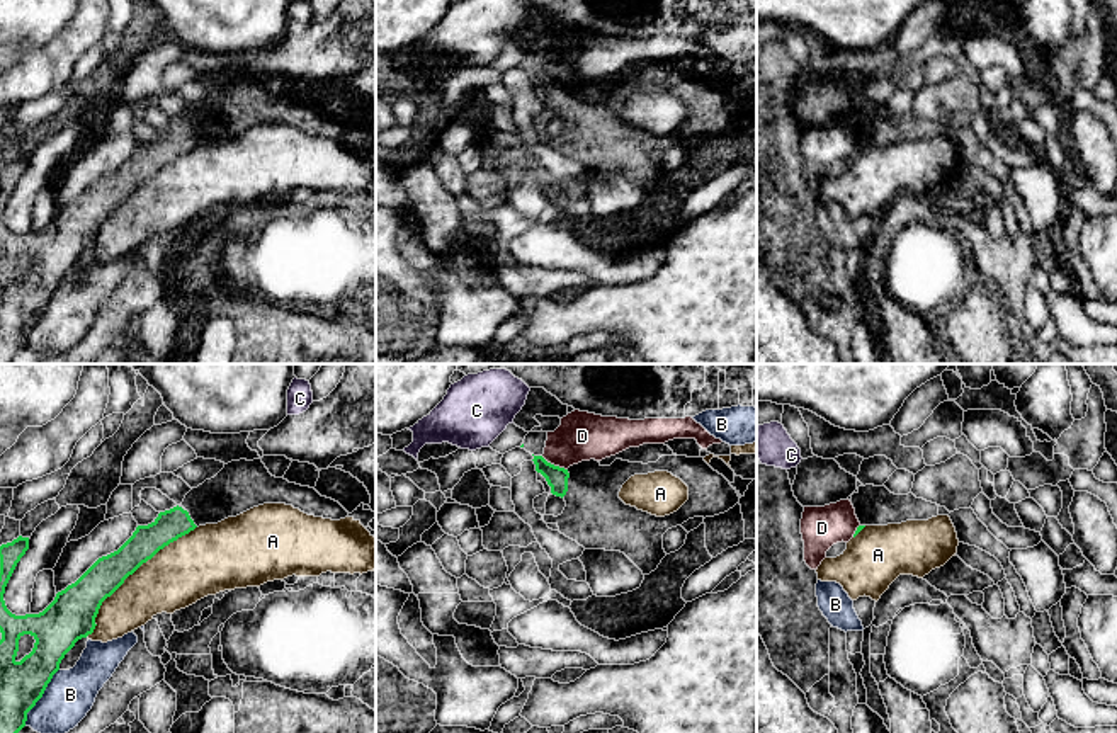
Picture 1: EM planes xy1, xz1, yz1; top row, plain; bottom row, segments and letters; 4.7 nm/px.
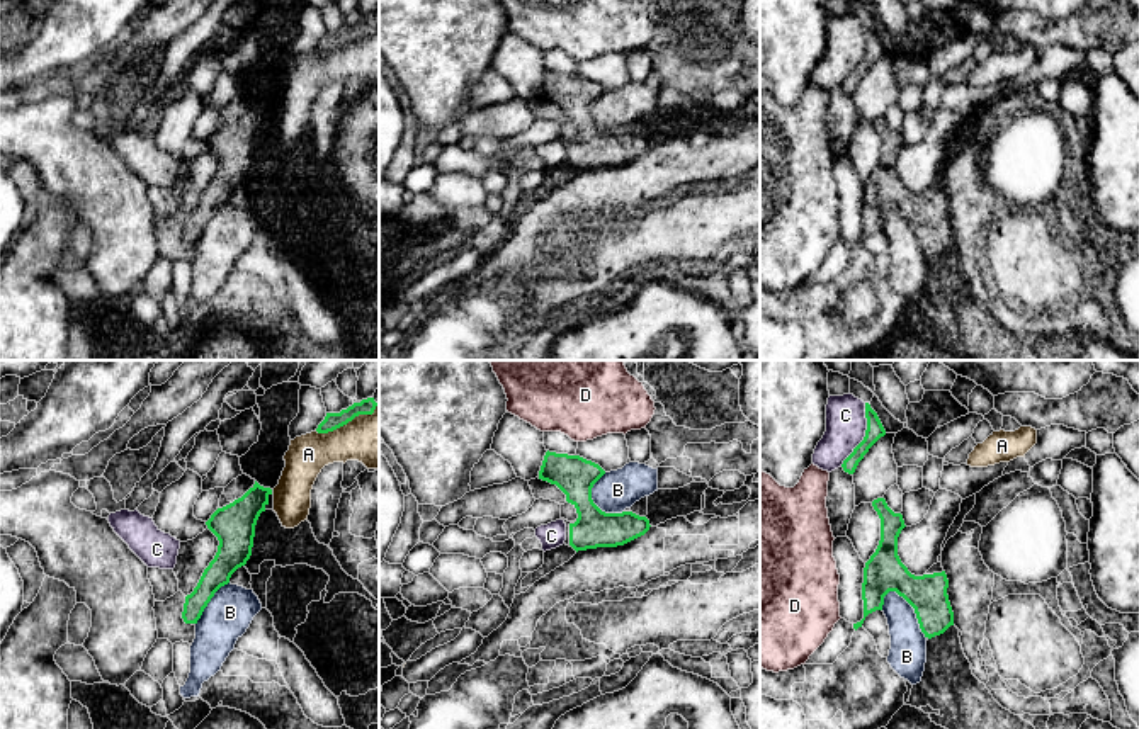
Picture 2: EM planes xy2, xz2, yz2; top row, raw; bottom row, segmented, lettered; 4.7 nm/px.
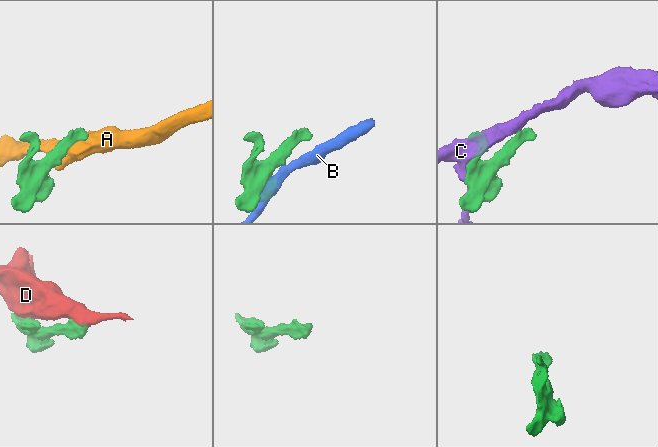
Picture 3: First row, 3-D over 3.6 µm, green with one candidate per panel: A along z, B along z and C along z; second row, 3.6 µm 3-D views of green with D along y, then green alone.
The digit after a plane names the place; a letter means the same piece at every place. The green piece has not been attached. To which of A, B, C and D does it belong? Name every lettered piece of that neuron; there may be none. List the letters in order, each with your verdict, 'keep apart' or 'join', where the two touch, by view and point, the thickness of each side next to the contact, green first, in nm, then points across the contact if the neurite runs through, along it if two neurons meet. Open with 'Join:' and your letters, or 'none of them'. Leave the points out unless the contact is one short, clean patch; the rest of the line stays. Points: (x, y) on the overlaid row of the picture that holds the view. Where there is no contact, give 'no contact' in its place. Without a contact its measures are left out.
Join: none of them
A: keep apart; contact xy1 (131, 573); calibres 170 and 300 nm
B: keep apart; contact yz2 (915, 612); calibres 190 and 180 nm
C: keep apart; contact yz2 (866, 435); calibres 80 and 190 nm
D: keep apart; contact xz1 (553, 465); calibres 100 and 240 nm; border xz1 (541, 456), (567, 470)

